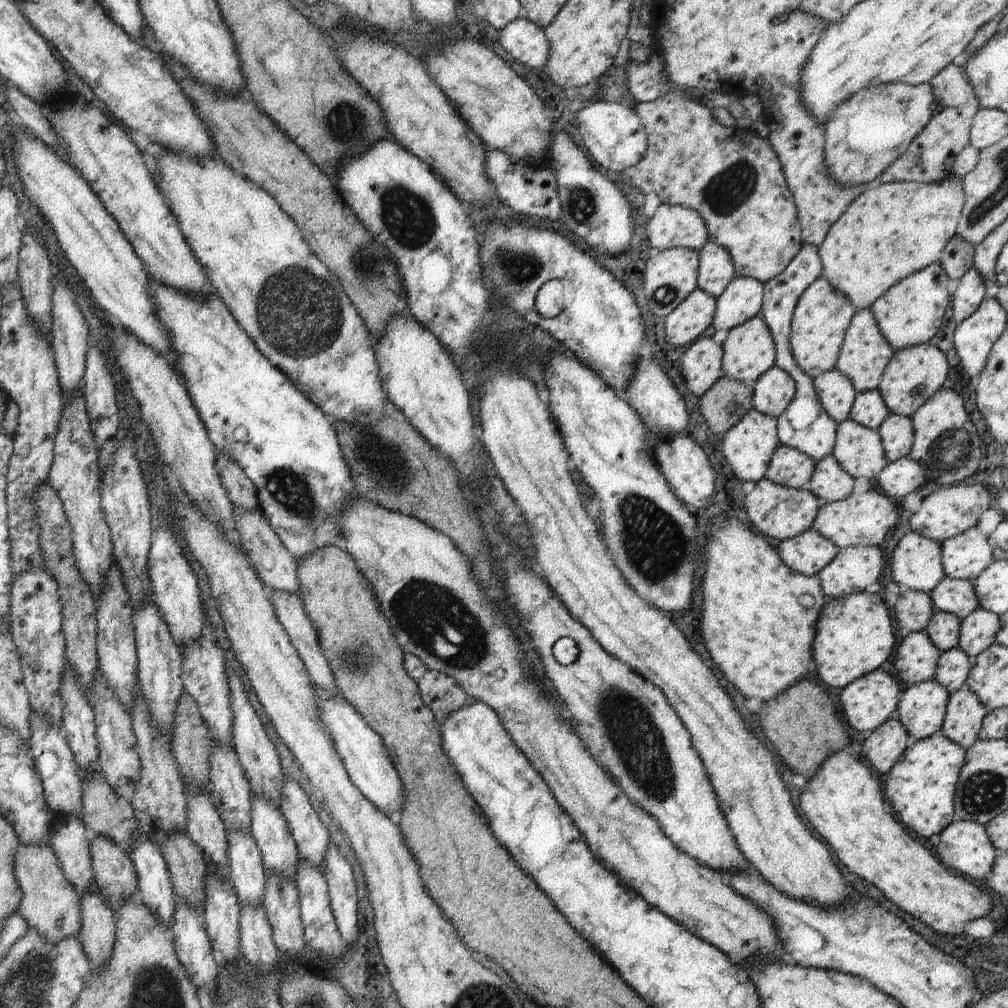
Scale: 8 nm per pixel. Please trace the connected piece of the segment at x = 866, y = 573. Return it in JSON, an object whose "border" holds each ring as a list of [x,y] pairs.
{"border":[[[858,545],[839,548],[834,560],[817,577],[827,598],[837,599],[864,593],[866,586],[881,582],[882,568],[882,546]]]}

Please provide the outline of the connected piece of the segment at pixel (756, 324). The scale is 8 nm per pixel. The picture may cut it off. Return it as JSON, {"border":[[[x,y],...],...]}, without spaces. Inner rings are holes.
{"border":[[[760,314],[730,329],[726,340],[721,345],[724,372],[726,376],[734,380],[752,384],[775,365],[775,342],[768,325]]]}

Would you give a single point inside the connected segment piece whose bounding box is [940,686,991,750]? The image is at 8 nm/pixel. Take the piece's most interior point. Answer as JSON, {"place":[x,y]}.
{"place":[964,714]}

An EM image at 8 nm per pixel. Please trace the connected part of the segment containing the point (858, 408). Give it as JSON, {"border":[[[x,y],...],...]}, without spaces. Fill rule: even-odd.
{"border":[[[876,389],[856,395],[849,418],[866,428],[877,430],[890,414],[892,412],[884,404],[880,391]]]}

